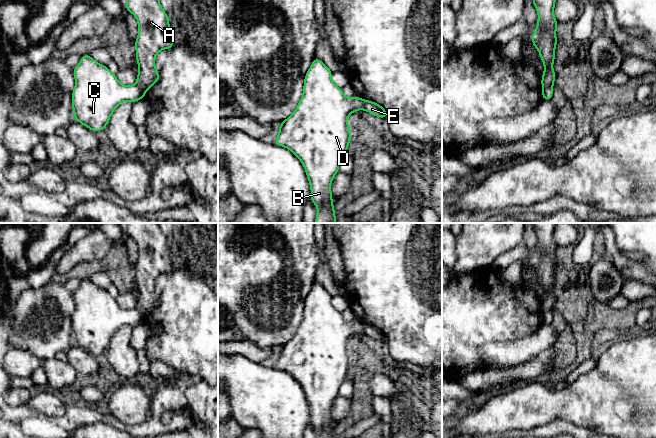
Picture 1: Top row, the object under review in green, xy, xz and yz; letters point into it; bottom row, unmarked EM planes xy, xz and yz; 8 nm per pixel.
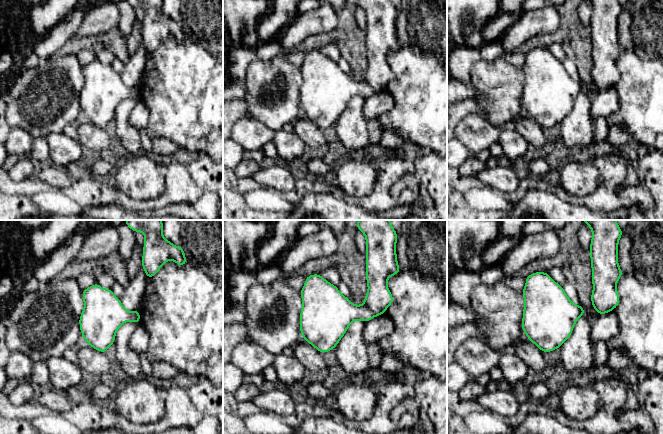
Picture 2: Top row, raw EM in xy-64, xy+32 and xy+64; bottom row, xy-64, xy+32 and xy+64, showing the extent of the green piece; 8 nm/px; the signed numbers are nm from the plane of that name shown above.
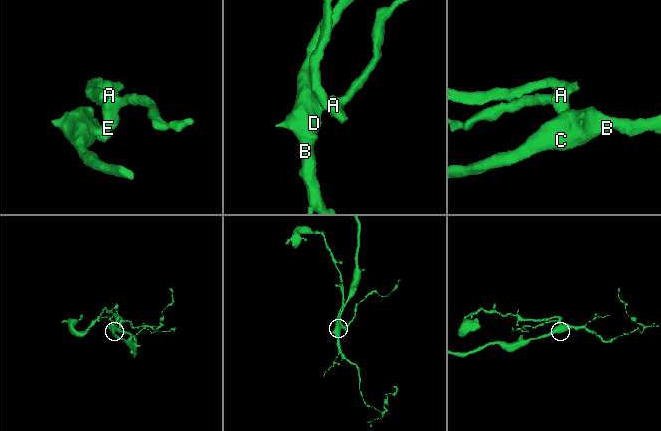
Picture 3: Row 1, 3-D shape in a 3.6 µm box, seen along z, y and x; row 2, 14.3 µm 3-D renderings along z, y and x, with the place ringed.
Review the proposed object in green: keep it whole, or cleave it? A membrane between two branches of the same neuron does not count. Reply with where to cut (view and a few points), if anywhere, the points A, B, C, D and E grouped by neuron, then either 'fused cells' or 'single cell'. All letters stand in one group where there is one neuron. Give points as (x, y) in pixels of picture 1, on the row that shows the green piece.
xz (362, 100), (363, 109) | A E / B C D | fused cells

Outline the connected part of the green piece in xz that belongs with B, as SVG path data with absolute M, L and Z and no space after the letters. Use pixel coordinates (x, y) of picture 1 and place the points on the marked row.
M314 58L304 78L303 95L292 115L279 125L279 134L273 144L286 147L302 163L311 189L310 200L317 207L317 215L314 223L336 223L334 203L331 199L334 195L330 191L334 176L339 172L339 164L344 158L350 140L351 133L347 118L354 111L363 110L363 99L359 97L348 98L343 94L342 88L336 86L331 78L332 71L318 58Z

